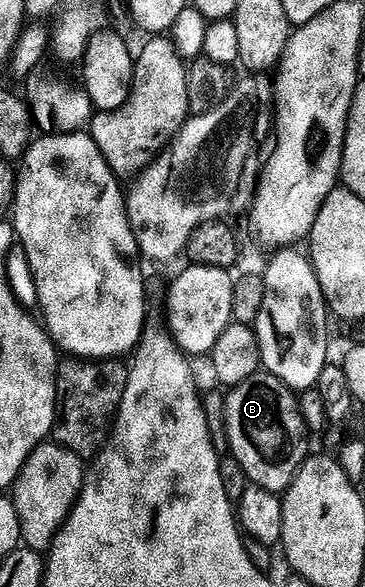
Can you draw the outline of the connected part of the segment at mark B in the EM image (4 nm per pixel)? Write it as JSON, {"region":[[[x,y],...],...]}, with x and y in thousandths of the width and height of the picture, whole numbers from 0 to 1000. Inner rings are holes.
{"region":[[[712,632],[671,646],[671,652],[641,658],[619,680],[630,777],[671,796],[671,809],[690,828],[740,840],[784,840],[847,777],[847,733],[819,697],[811,664],[745,635]]]}

